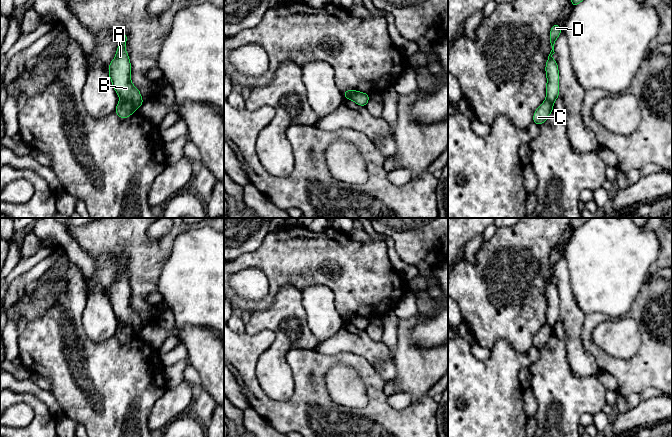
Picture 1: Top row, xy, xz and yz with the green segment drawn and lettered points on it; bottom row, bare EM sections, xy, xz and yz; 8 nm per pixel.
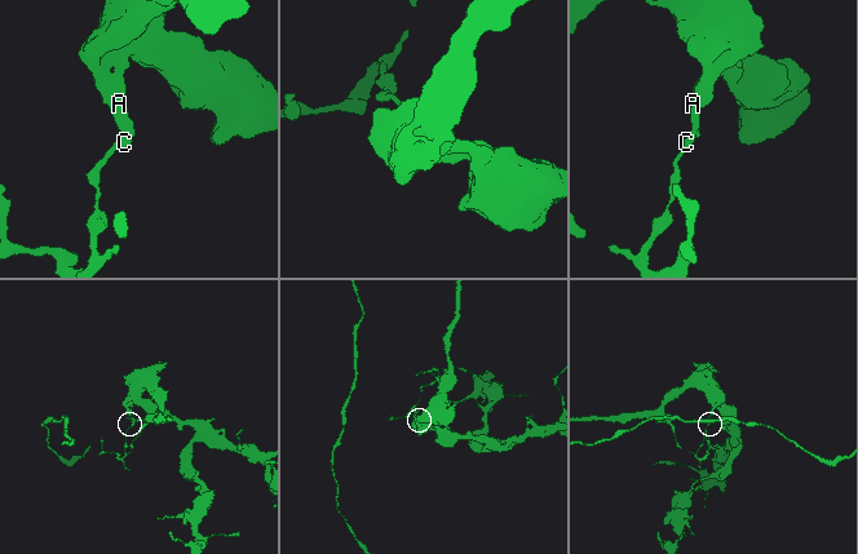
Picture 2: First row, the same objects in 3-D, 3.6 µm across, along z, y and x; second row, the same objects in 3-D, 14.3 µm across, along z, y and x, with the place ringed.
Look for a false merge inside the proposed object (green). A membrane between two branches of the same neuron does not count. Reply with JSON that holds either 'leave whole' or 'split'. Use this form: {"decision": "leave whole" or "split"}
{"decision": "split"}

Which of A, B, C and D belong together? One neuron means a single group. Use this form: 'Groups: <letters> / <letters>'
Groups: A B D / C

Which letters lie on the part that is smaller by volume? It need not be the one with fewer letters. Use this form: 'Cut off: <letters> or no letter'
Cut off: C

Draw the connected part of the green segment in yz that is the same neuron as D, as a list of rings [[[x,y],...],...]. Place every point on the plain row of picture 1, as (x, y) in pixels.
[[[555,247],[550,254],[550,267],[552,274],[548,280],[545,290],[547,309],[546,309],[546,324],[552,329],[559,321],[559,295],[557,285],[552,282],[554,276],[554,268],[558,260],[562,257],[562,252]]]

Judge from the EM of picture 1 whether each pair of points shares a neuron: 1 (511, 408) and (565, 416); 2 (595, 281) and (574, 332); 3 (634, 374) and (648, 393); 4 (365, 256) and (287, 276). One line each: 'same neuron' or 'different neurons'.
1: different neurons
2: different neurons
3: different neurons
4: same neuron

